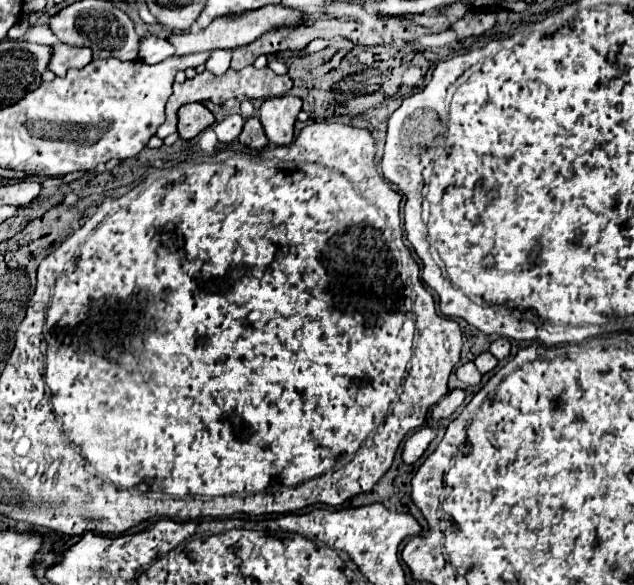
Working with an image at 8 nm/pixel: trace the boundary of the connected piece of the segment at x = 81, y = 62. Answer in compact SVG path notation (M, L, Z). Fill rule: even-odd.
M56 42L52 46L52 62L48 64L48 70L52 70L56 76L62 76L66 74L66 70L82 68L90 60L92 60L92 52L88 48L76 48L64 42Z

